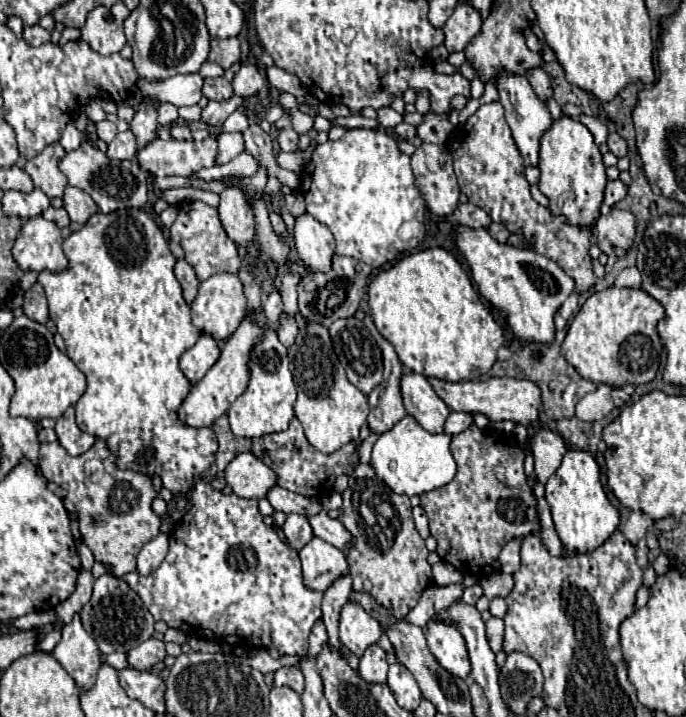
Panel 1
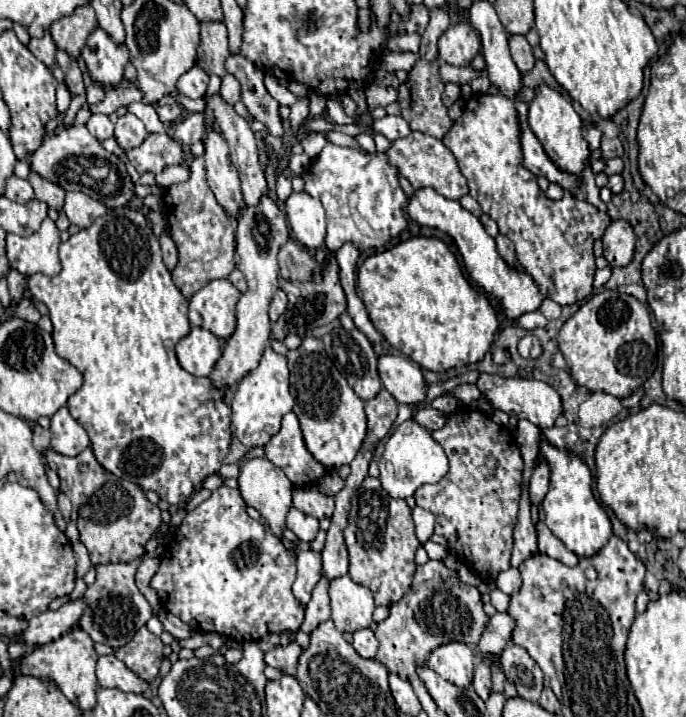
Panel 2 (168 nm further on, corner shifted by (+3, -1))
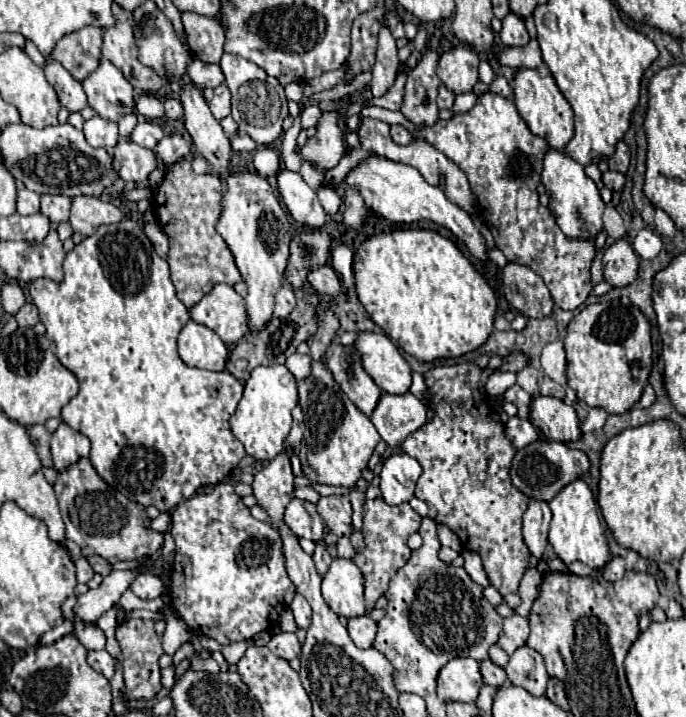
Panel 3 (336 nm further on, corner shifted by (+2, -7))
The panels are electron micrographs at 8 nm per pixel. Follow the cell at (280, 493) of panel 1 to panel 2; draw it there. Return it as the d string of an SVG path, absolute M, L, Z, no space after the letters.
M296 488L294 490L294 504L292 506L298 508L298 510L302 510L304 514L310 514L310 516L322 520L322 518L332 518L334 498L322 494L316 488L310 488L308 492Z

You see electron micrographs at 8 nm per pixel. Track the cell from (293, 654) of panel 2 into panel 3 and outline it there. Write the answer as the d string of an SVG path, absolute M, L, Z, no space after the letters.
M289 632L275 634L275 636L269 640L267 648L269 648L275 656L279 656L279 658L283 658L283 660L289 660L289 662L301 654L301 642L297 640L295 634L289 634Z

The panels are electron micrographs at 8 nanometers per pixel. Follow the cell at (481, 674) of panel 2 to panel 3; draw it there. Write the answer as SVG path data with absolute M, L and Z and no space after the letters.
M483 660L481 662L481 676L483 676L483 684L495 686L495 688L501 688L503 684L507 684L505 670L495 666L491 660Z

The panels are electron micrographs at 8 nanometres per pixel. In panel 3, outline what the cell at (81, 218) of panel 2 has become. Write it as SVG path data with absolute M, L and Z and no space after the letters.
M77 196L71 204L71 218L69 224L75 232L83 236L91 236L101 224L115 224L125 214L113 206L111 202L103 202L91 196Z

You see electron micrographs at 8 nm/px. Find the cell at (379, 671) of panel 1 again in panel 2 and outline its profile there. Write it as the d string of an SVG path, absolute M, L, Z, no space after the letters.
M370 628L356 630L356 632L354 632L352 646L356 648L356 652L358 652L362 658L374 658L376 652L378 652L378 638L374 636L374 632L372 632Z

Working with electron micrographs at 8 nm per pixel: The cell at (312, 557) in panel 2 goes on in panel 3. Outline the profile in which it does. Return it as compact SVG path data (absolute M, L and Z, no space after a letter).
M295 594L293 604L291 604L291 610L293 610L293 616L295 616L297 626L307 630L309 628L309 612L311 612L311 608L309 608L309 602L305 600L305 596Z

